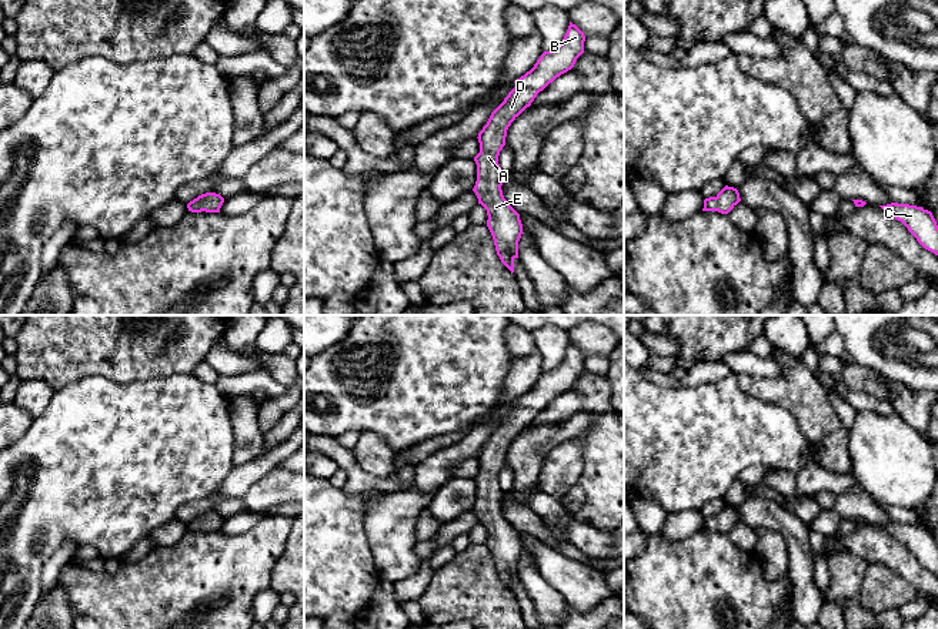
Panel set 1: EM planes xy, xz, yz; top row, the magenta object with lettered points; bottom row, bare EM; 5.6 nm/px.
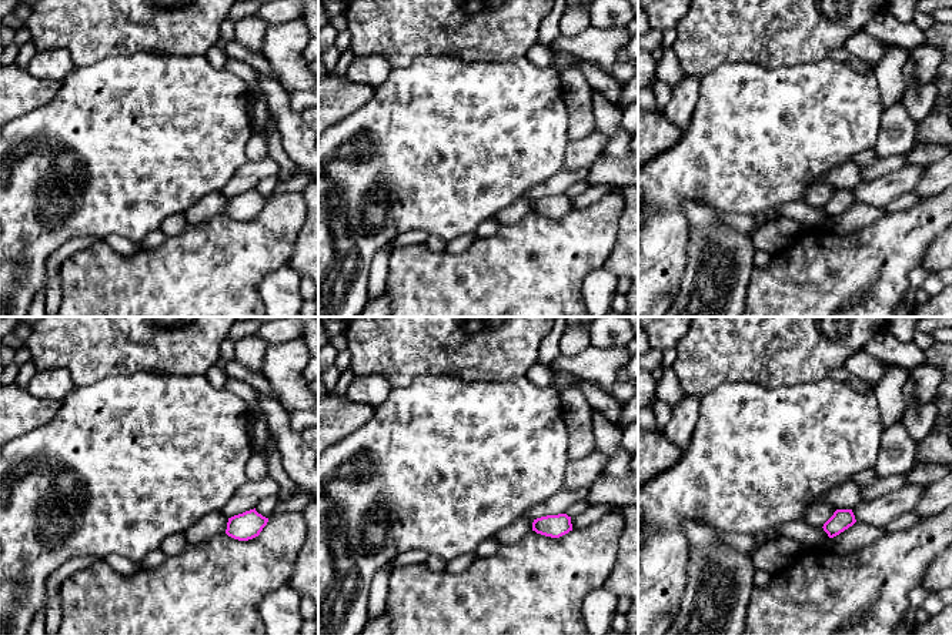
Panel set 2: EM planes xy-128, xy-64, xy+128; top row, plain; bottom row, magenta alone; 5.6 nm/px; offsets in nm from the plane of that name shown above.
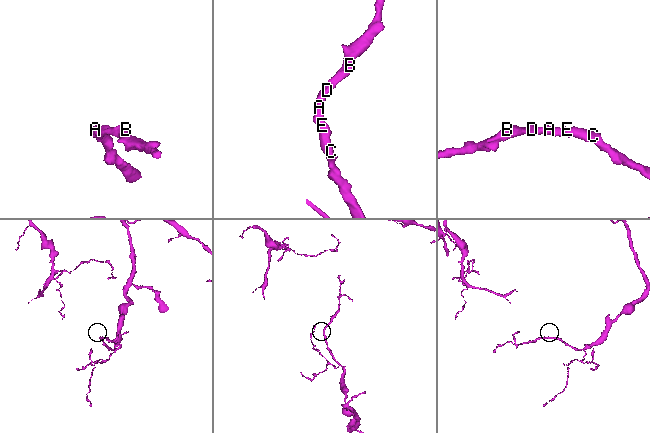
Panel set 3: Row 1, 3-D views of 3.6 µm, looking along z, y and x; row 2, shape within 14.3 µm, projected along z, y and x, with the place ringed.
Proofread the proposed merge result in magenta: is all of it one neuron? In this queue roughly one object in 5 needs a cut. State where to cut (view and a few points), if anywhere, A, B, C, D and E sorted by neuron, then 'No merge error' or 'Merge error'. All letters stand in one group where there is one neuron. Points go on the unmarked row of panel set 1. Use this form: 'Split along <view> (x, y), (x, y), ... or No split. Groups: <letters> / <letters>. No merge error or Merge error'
No split. Groups: A B C D E. No merge error

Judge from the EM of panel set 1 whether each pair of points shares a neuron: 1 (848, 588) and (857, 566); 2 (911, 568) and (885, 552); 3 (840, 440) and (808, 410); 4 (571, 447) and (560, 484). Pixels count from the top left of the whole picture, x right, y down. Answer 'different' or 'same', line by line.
1: same
2: same
3: different
4: same

